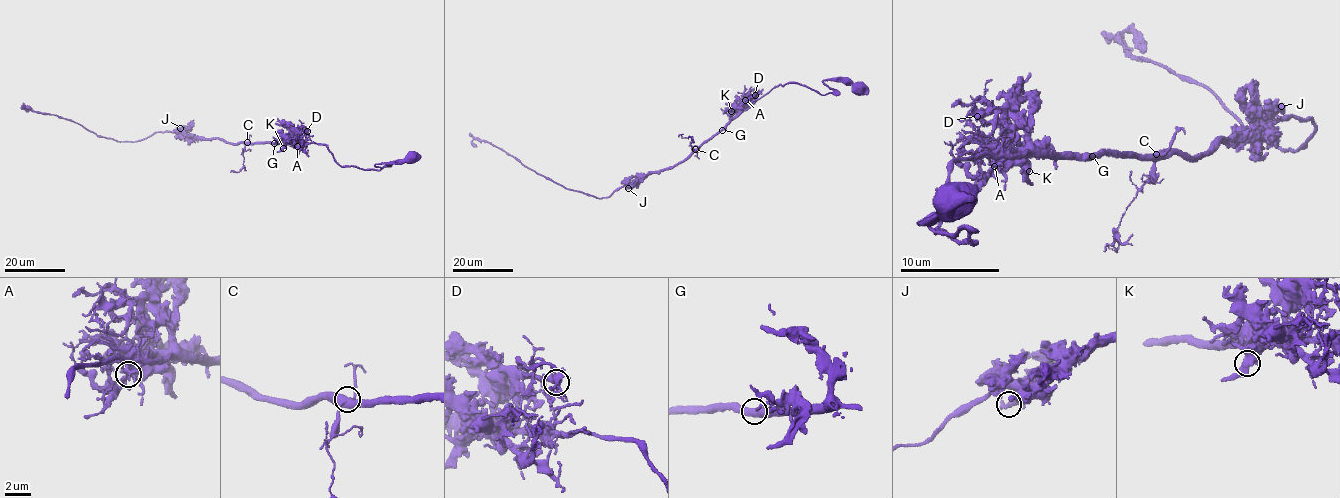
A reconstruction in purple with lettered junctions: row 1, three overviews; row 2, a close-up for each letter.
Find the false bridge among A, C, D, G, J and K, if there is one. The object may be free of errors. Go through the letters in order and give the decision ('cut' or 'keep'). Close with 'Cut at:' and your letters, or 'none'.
A: keep
C: cut
D: keep
G: keep
J: keep
K: keep
Cut at: C

